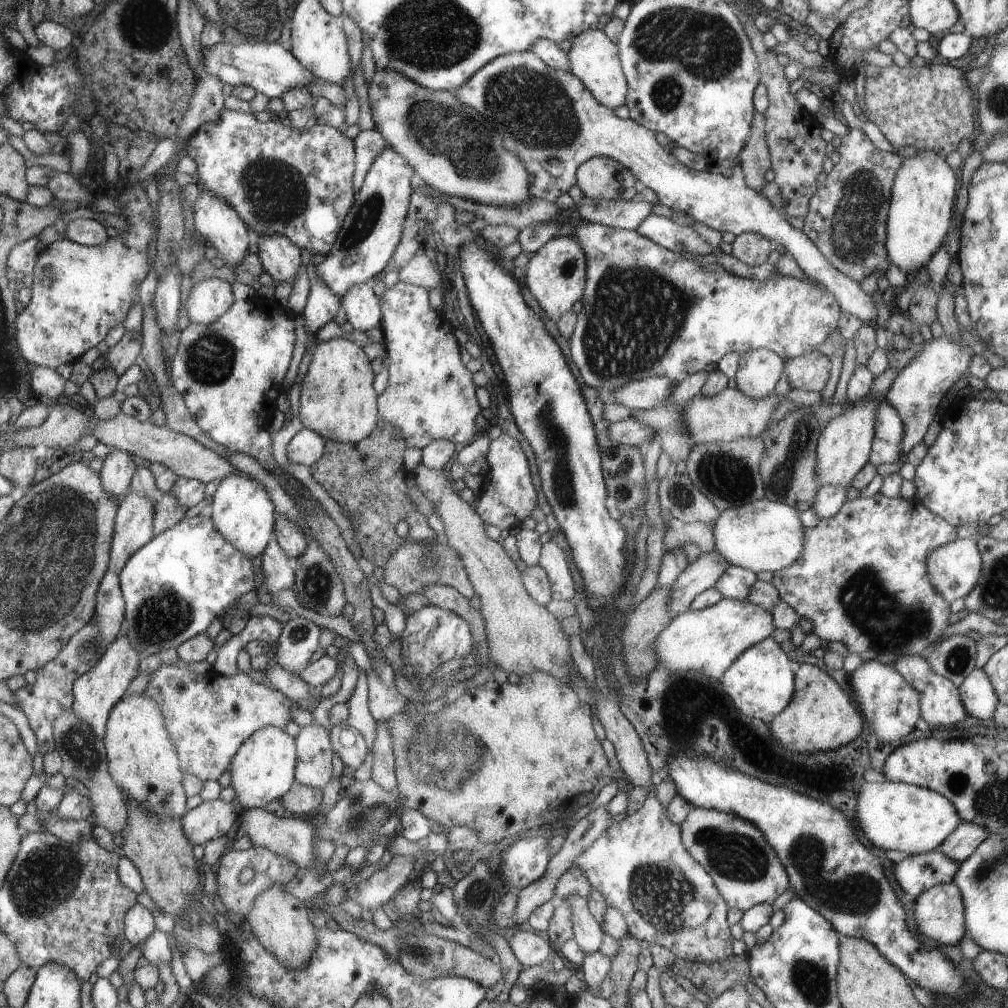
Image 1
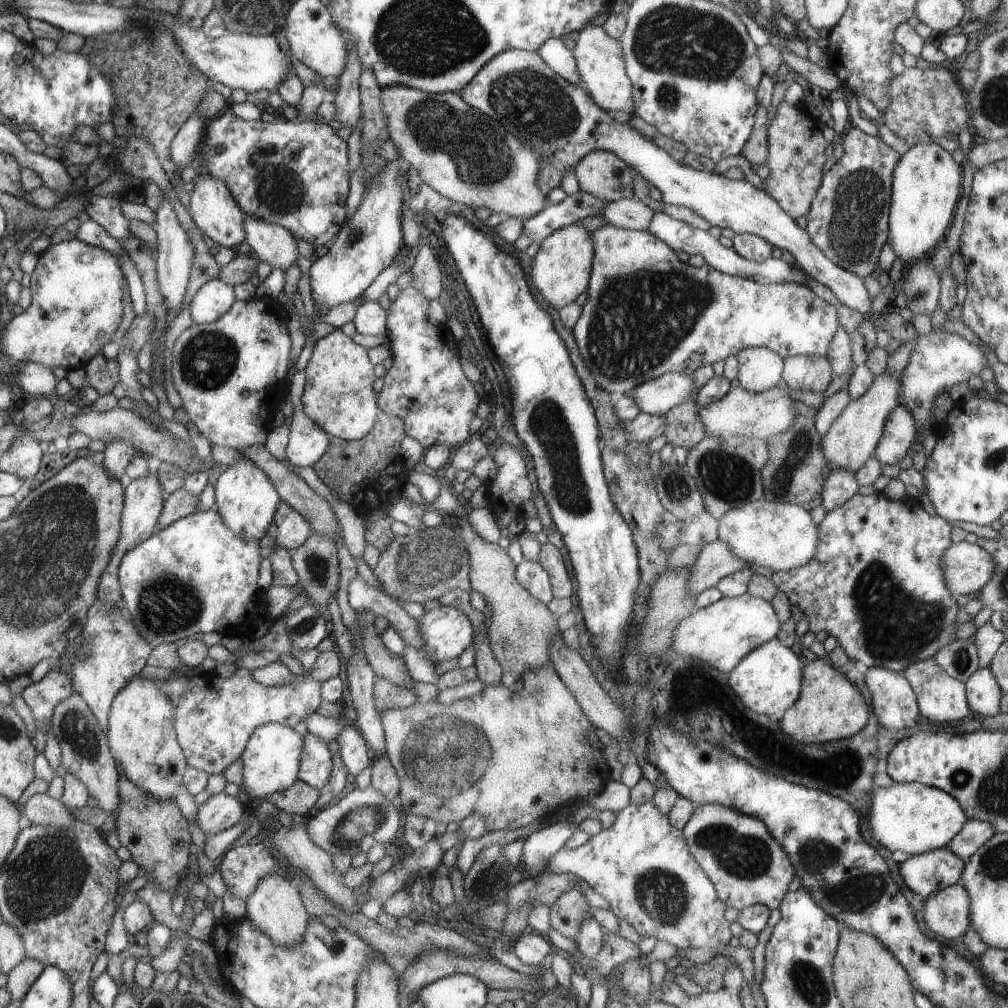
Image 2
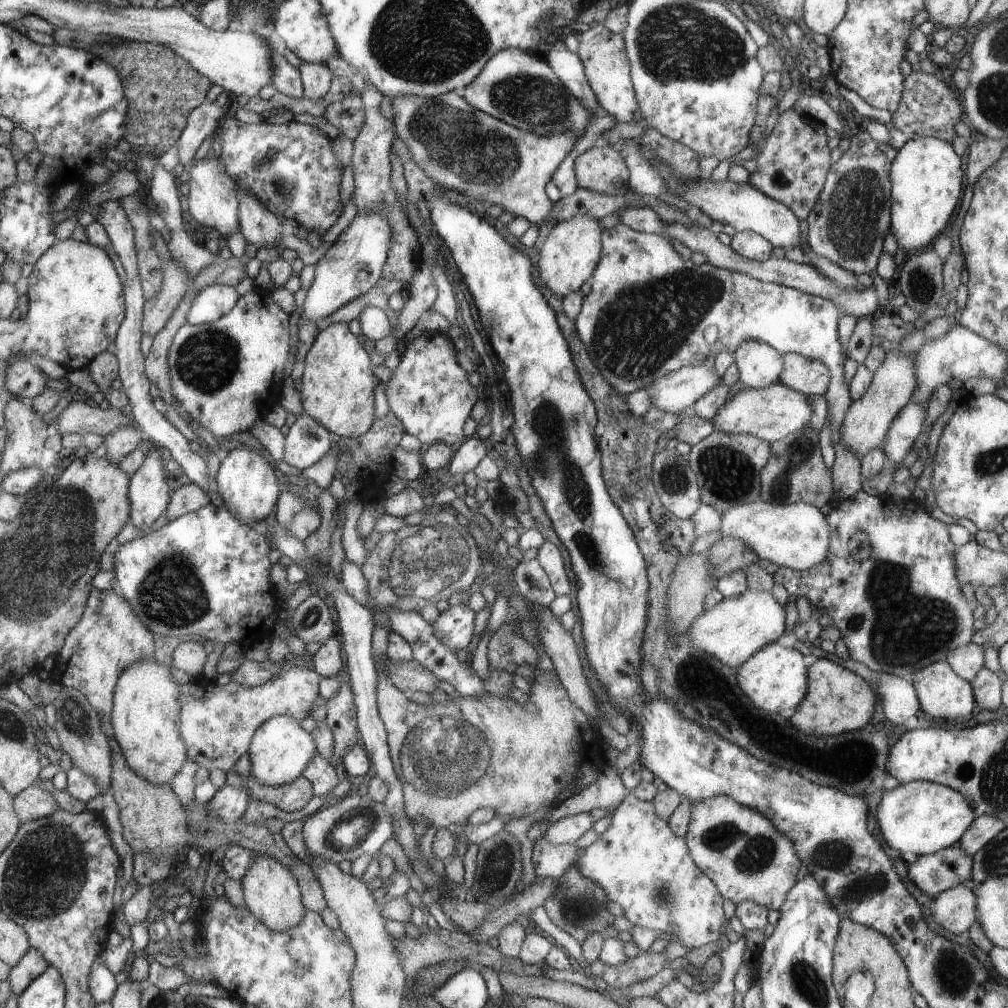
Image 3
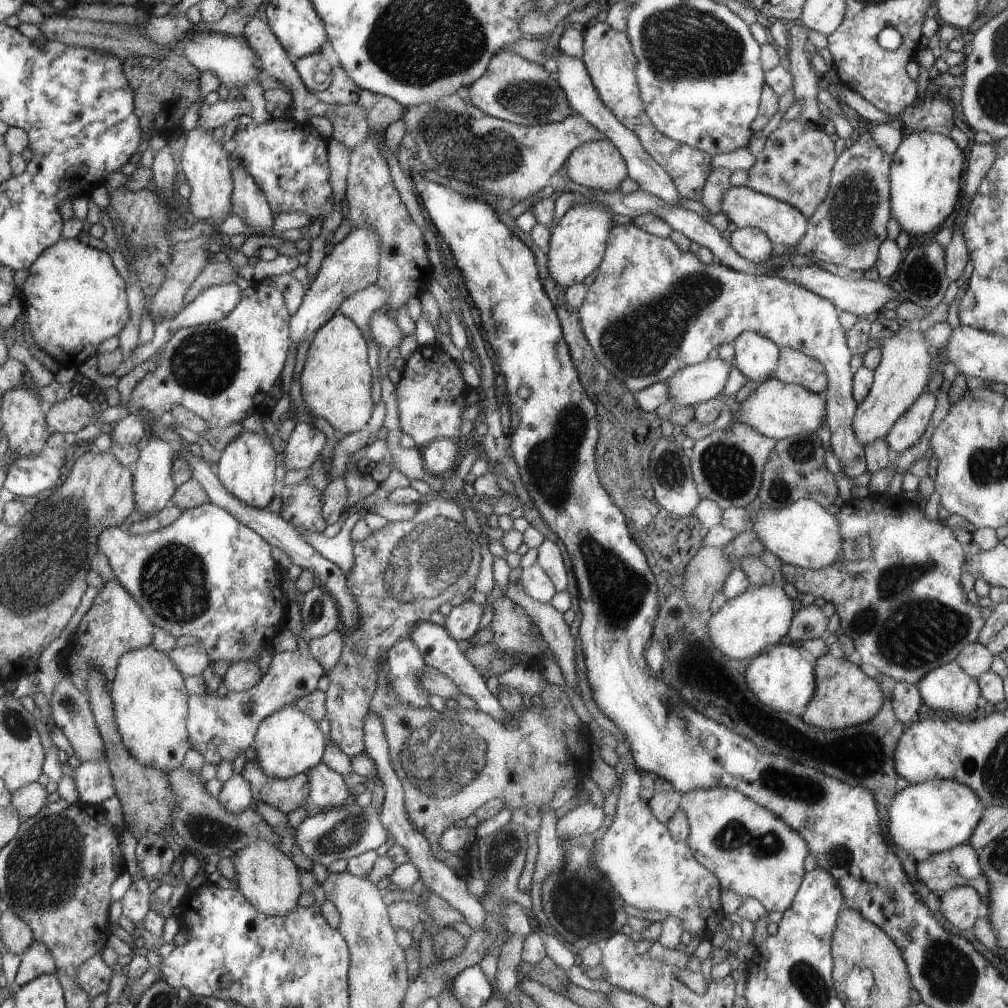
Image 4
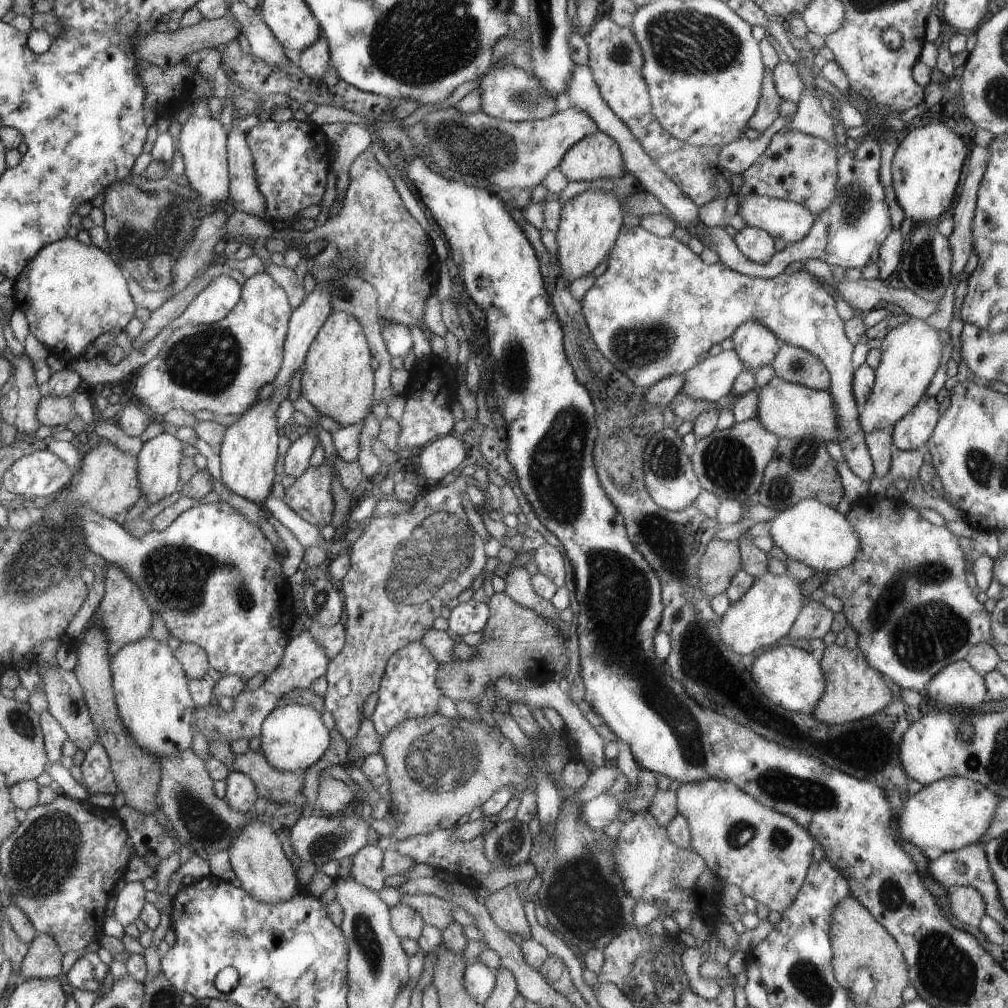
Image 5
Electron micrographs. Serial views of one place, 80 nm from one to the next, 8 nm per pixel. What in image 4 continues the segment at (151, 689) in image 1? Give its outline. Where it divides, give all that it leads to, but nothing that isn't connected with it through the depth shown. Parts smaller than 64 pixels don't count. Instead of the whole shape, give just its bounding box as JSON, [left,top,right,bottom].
[187,648,325,766]

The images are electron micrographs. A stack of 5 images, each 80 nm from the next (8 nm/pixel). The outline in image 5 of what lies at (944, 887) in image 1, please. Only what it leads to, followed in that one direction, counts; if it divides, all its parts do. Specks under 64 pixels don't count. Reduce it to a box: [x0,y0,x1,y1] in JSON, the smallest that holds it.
[948,887,987,927]

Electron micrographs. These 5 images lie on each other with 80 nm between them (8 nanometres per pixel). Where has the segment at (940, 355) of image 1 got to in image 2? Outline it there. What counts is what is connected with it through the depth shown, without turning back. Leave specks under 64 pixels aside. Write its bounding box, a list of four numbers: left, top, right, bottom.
[898,330,993,437]

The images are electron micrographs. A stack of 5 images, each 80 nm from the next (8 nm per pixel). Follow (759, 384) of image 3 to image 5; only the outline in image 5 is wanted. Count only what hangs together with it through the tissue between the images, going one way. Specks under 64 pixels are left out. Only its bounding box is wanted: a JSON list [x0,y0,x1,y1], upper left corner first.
[731,321,783,374]

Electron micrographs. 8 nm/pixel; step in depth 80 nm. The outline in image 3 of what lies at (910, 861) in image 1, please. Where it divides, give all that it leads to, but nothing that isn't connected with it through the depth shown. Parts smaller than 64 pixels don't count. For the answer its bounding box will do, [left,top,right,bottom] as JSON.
[908,847,973,896]

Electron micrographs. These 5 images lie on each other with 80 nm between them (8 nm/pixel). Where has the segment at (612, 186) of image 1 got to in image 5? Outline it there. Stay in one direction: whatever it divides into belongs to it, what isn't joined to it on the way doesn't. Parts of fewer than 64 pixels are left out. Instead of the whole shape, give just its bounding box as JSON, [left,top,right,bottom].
[558,131,624,182]

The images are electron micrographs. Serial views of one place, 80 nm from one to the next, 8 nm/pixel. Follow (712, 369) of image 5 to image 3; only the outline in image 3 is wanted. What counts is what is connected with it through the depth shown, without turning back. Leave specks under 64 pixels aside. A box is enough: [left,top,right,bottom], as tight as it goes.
[644,365,721,413]

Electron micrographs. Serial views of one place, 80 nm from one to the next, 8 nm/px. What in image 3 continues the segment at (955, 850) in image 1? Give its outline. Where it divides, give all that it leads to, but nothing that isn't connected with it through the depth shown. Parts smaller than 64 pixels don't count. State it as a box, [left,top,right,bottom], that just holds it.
[955,815,1004,856]

